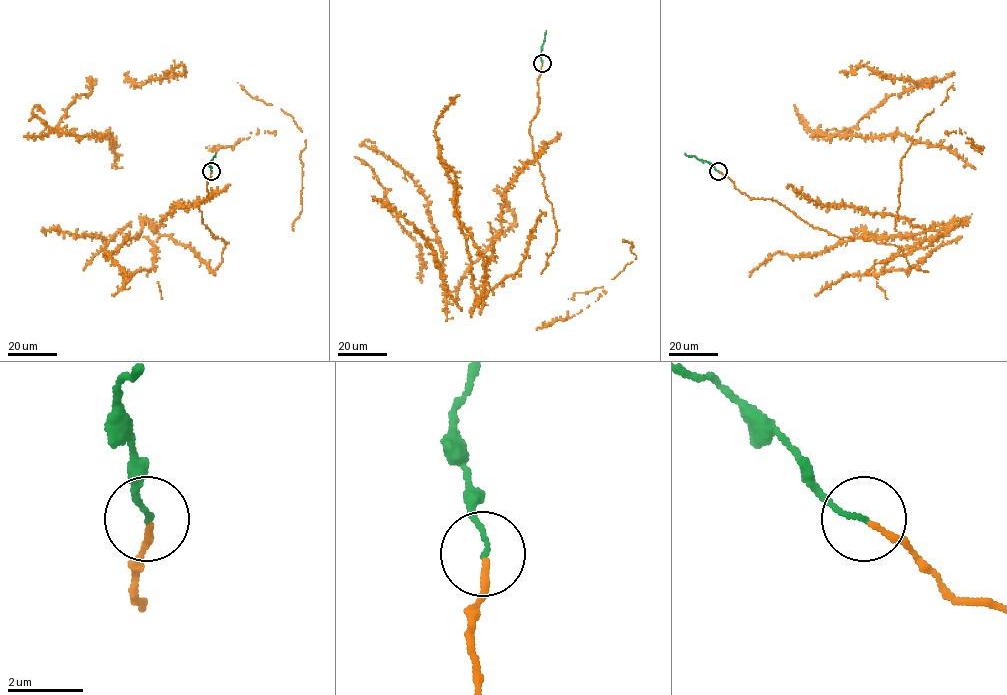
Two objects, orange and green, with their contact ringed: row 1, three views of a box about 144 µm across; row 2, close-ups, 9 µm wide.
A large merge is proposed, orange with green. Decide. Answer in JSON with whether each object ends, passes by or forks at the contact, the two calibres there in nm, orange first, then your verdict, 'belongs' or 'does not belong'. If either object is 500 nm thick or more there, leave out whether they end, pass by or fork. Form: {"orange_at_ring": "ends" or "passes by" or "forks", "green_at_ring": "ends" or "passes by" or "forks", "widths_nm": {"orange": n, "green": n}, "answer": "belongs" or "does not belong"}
{"orange_at_ring": "ends", "green_at_ring": "ends", "widths_nm": {"orange": 160, "green": 110}, "answer": "belongs"}

